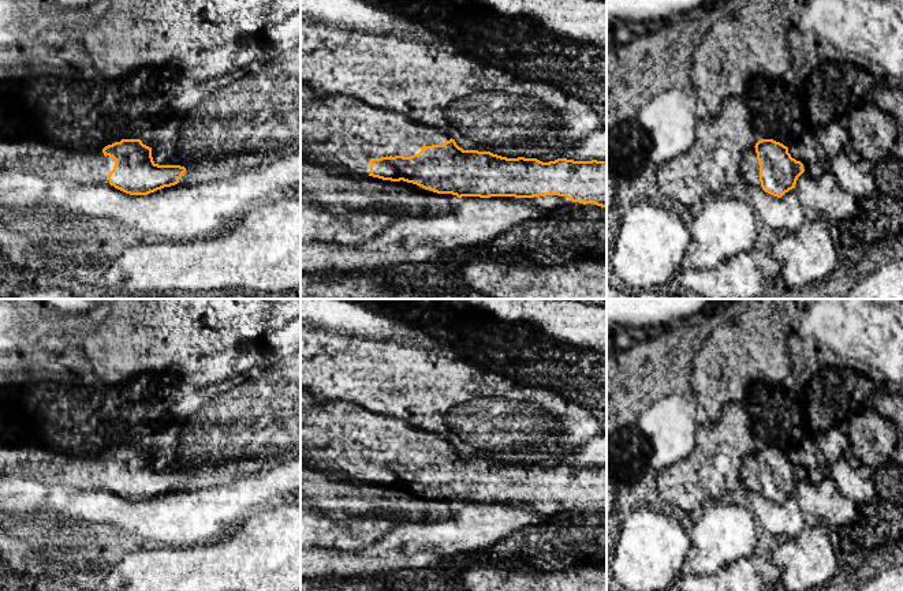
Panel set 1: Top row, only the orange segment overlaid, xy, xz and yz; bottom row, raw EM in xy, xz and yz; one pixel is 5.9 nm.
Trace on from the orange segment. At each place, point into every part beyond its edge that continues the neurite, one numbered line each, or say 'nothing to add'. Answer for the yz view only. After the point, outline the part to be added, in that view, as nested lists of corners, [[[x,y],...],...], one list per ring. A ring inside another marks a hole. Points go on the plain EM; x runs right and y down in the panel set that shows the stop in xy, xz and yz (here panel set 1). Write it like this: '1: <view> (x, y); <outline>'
1: yz (749, 472); [[[750,453],[745,457],[742,468],[740,468],[740,483],[749,491],[761,491],[760,470],[757,465],[755,453]]]

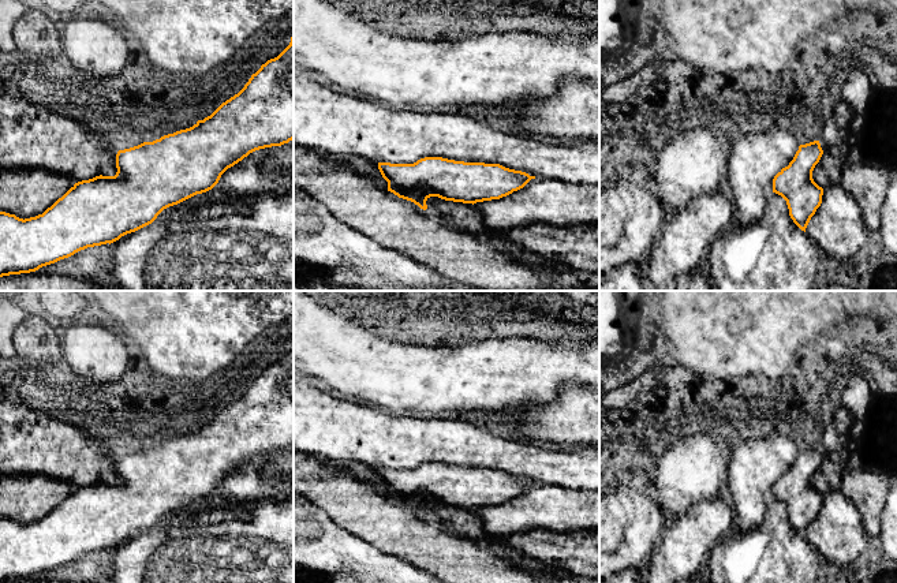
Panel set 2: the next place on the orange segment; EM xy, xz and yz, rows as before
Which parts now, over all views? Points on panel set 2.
nothing to add

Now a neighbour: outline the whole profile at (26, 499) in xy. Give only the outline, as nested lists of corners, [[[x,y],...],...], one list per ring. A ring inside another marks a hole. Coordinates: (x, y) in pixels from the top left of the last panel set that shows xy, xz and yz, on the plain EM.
[[[44,474],[0,478],[0,517],[30,524],[42,520],[61,504],[74,487]]]

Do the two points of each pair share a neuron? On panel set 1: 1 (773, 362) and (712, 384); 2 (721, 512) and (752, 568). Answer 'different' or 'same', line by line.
1: same
2: different

